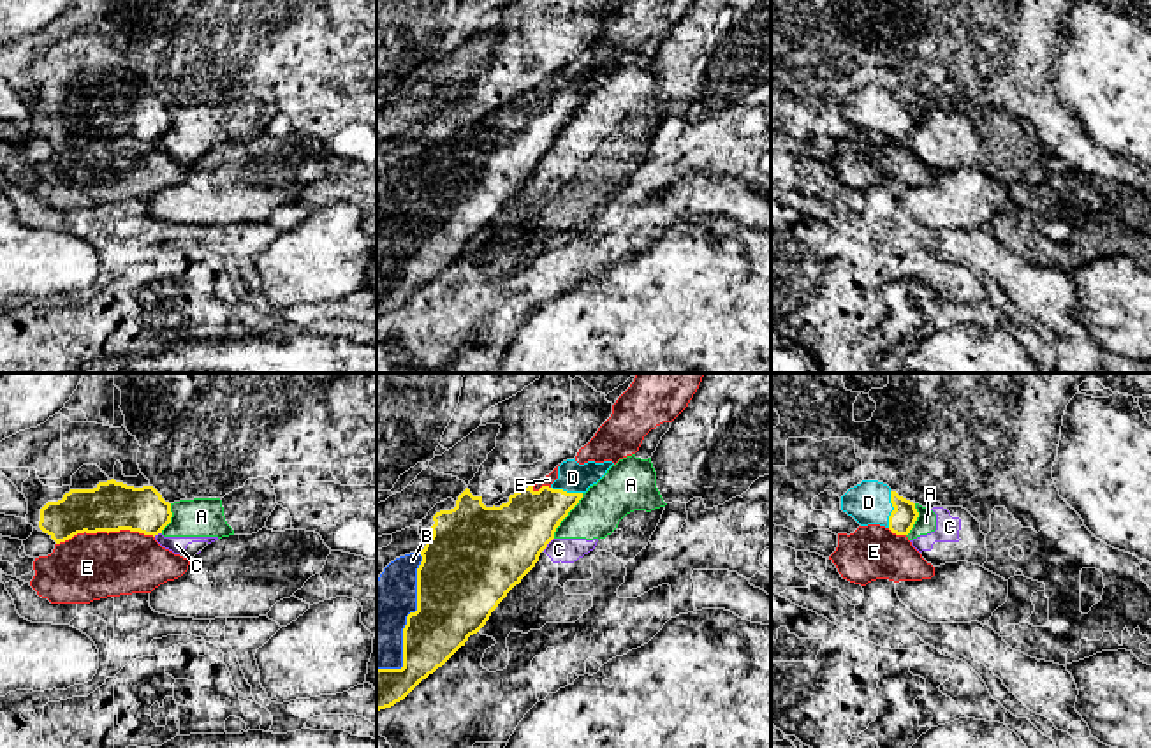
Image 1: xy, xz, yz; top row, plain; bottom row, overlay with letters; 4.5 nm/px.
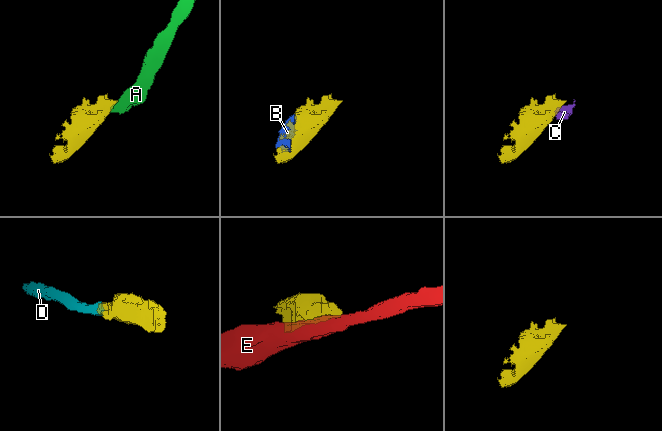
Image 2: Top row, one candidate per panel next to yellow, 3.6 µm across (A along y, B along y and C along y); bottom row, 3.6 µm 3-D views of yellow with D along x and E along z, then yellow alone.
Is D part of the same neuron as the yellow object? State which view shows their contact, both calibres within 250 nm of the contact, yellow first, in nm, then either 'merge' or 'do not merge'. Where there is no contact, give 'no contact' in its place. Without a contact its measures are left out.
yz | 120/190 nm | merge

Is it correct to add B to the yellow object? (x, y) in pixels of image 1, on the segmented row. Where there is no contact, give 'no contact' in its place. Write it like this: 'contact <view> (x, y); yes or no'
contact xz (407, 620); yes

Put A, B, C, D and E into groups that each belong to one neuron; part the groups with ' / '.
A C / B D / E

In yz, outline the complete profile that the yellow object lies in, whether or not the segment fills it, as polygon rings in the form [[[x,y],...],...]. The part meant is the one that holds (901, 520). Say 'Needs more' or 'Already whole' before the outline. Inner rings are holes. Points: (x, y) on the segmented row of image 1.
Needs more. [[[862,480],[850,488],[841,496],[841,510],[861,526],[880,524],[896,535],[908,535],[919,517],[913,502],[878,480]]]

